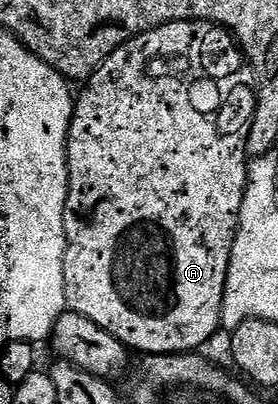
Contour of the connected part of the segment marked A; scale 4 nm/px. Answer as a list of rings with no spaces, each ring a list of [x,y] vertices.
[[[178,20],[172,24],[163,24],[160,28],[154,28],[148,32],[142,32],[139,36],[132,36],[128,44],[123,44],[112,56],[93,73],[82,85],[83,93],[78,93],[75,101],[75,113],[71,119],[71,129],[67,135],[67,201],[65,202],[65,234],[67,235],[67,249],[65,250],[65,298],[67,307],[72,312],[89,318],[89,322],[97,322],[101,330],[108,332],[113,338],[117,338],[124,348],[132,353],[146,354],[148,356],[173,356],[176,354],[191,354],[199,348],[215,331],[221,328],[221,310],[223,309],[223,295],[225,294],[225,282],[227,271],[231,261],[231,251],[235,241],[235,231],[239,228],[239,215],[241,214],[241,202],[247,185],[247,135],[251,129],[251,119],[255,113],[257,88],[254,72],[250,63],[243,55],[242,47],[237,43],[234,35],[221,24],[212,24],[206,20]]]

